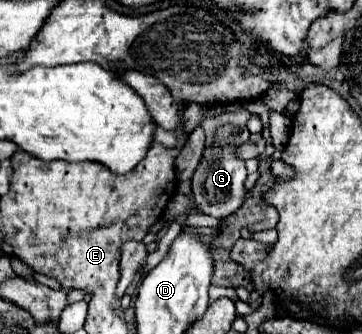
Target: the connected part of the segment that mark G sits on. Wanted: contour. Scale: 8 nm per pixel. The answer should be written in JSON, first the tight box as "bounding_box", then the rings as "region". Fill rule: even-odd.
{"bounding_box":[191,125,249,219],"region":[[[221,125],[221,127],[215,129],[213,143],[205,147],[201,163],[199,163],[199,167],[197,167],[197,171],[193,173],[193,179],[191,179],[193,199],[195,199],[197,209],[203,215],[225,219],[241,207],[241,203],[247,195],[247,191],[245,191],[247,171],[245,171],[245,161],[235,153],[235,145],[245,143],[247,139],[249,139],[249,129],[247,127]]]}

